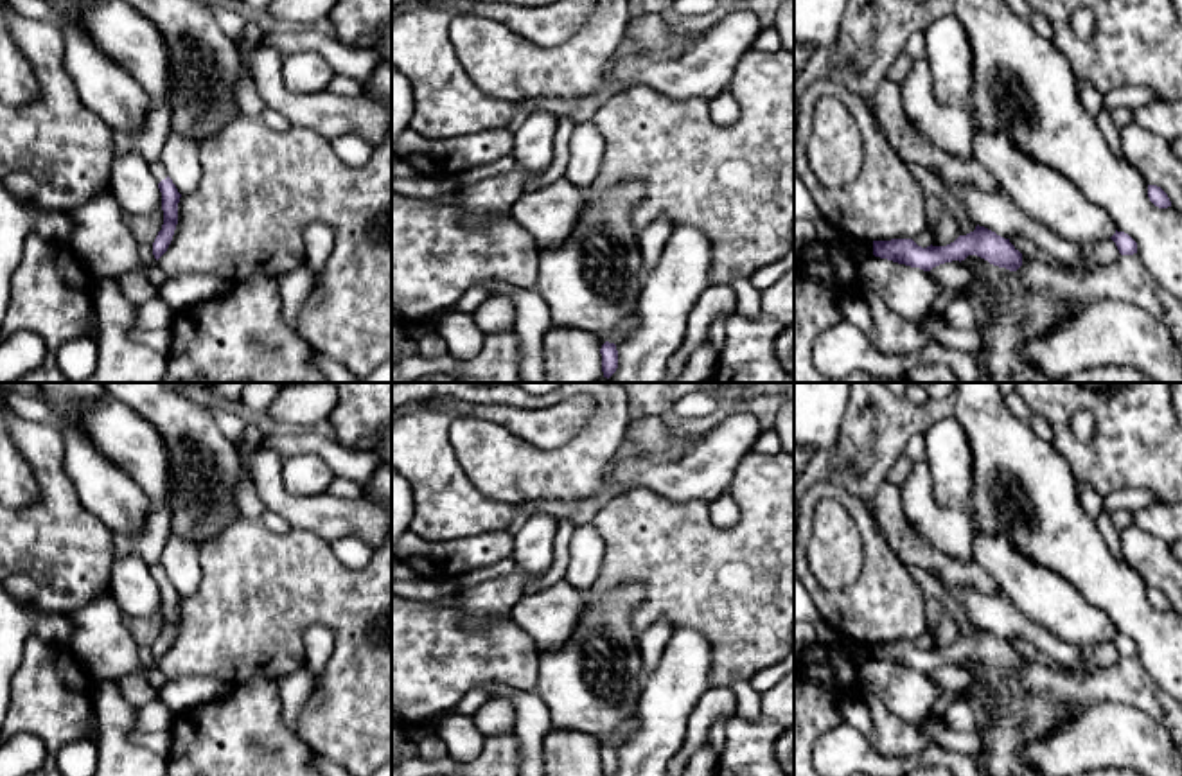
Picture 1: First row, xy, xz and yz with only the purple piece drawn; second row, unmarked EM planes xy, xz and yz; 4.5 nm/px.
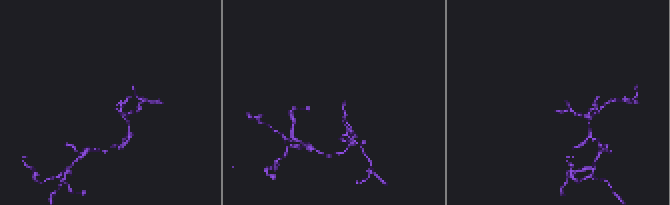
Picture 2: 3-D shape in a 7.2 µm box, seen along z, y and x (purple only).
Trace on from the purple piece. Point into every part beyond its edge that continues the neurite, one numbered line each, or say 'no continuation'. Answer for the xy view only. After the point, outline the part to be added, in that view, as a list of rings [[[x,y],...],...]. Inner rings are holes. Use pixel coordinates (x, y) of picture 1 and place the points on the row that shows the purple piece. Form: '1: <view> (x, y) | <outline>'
1: xy (157, 167) | [[[154,160],[153,163],[149,163],[149,169],[158,183],[167,178],[167,171],[160,160]]]

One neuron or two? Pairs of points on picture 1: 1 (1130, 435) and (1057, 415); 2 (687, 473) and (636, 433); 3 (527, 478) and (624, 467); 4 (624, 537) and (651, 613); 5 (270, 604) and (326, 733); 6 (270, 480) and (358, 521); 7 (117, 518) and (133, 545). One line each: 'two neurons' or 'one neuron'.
1: one neuron
2: two neurons
3: two neurons
4: one neuron
5: one neuron
6: one neuron
7: two neurons

